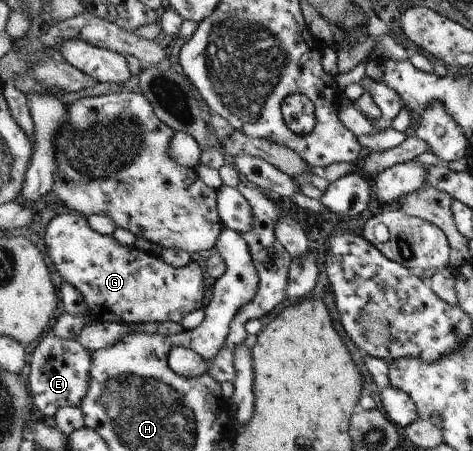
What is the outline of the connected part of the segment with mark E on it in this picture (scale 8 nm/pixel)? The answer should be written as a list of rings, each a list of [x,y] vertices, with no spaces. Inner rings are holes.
[[[55,333],[44,336],[33,356],[30,374],[30,390],[33,402],[41,417],[57,417],[64,407],[83,406],[91,392],[94,352],[79,340],[63,339]]]

